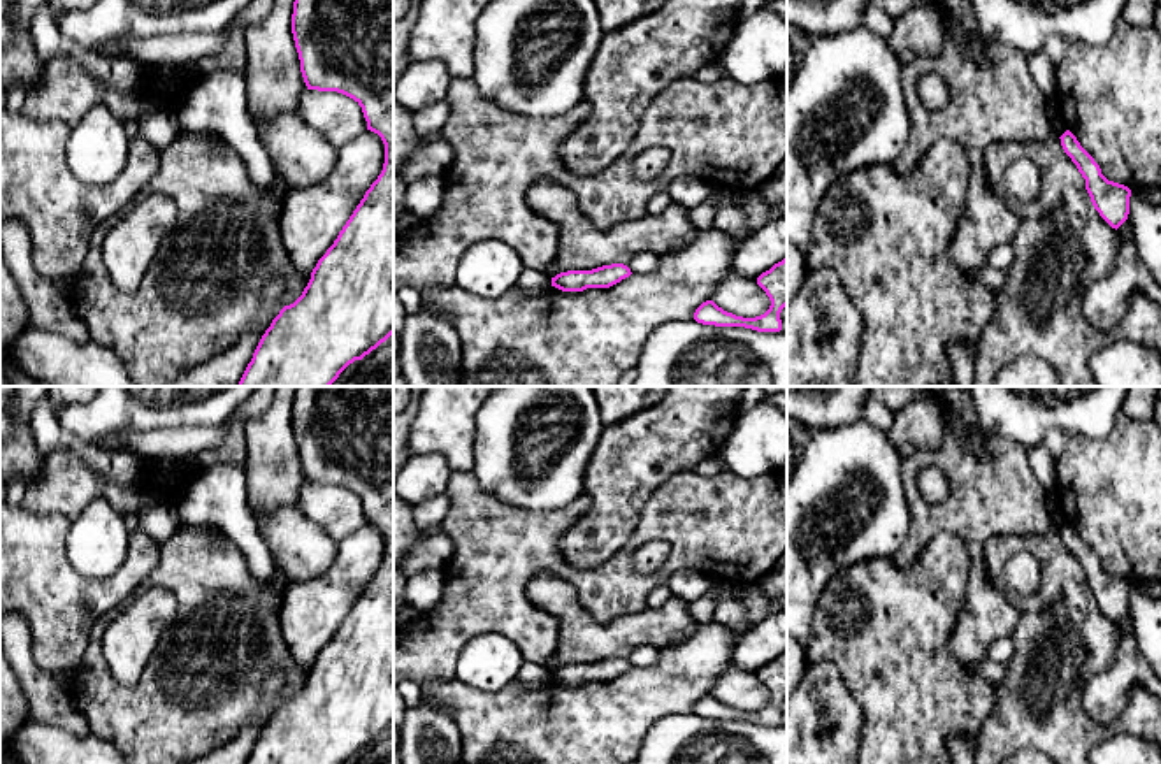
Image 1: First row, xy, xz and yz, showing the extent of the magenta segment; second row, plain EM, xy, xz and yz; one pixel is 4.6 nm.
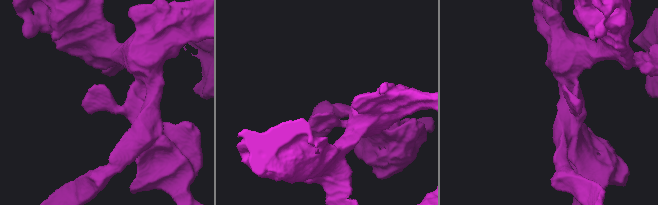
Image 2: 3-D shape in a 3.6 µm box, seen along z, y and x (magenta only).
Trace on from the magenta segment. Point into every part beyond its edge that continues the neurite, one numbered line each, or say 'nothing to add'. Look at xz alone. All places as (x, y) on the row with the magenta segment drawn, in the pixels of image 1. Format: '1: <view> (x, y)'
nothing to add

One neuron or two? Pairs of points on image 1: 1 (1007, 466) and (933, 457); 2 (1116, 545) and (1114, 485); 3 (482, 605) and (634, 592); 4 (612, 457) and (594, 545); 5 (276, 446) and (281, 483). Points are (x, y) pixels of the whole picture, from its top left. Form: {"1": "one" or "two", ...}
{"1": "one", "2": "one", "3": "one", "4": "one", "5": "one"}

